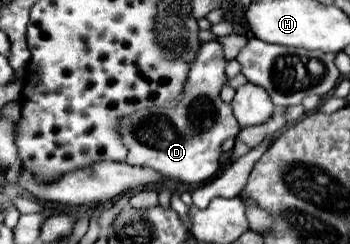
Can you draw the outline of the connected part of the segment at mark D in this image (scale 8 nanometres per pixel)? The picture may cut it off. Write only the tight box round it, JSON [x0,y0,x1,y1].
[118,41,240,185]

